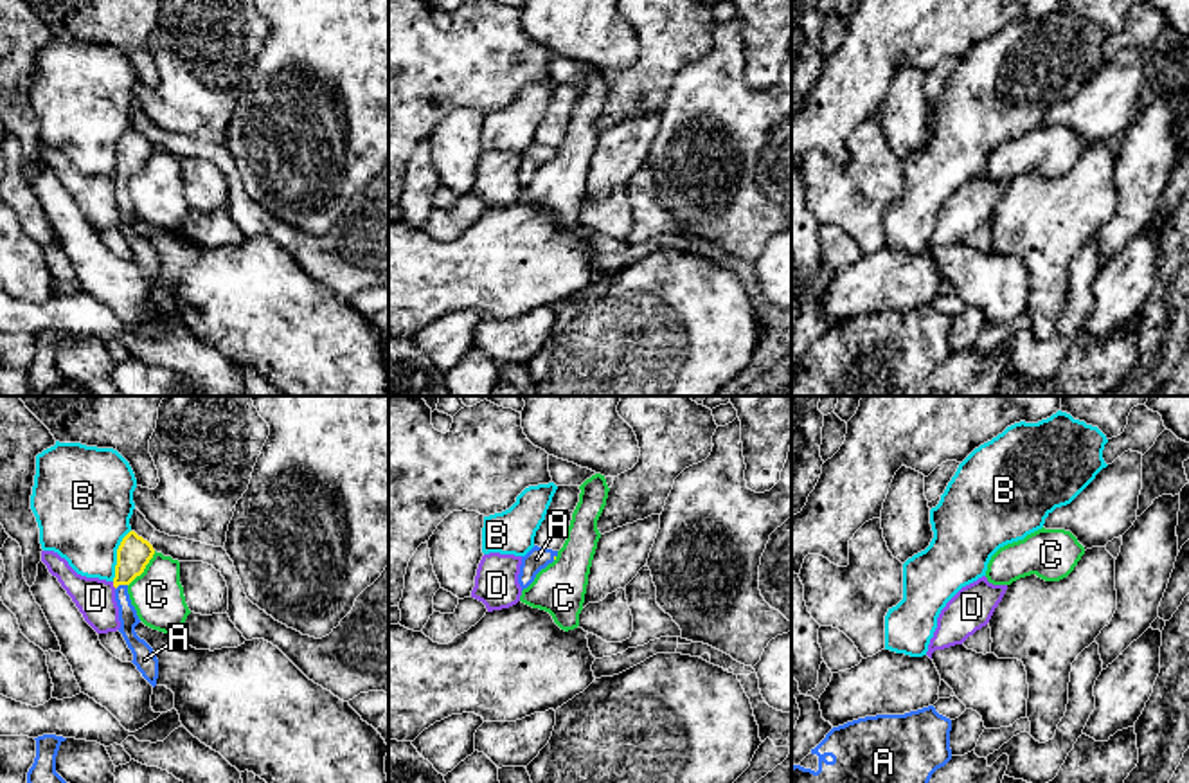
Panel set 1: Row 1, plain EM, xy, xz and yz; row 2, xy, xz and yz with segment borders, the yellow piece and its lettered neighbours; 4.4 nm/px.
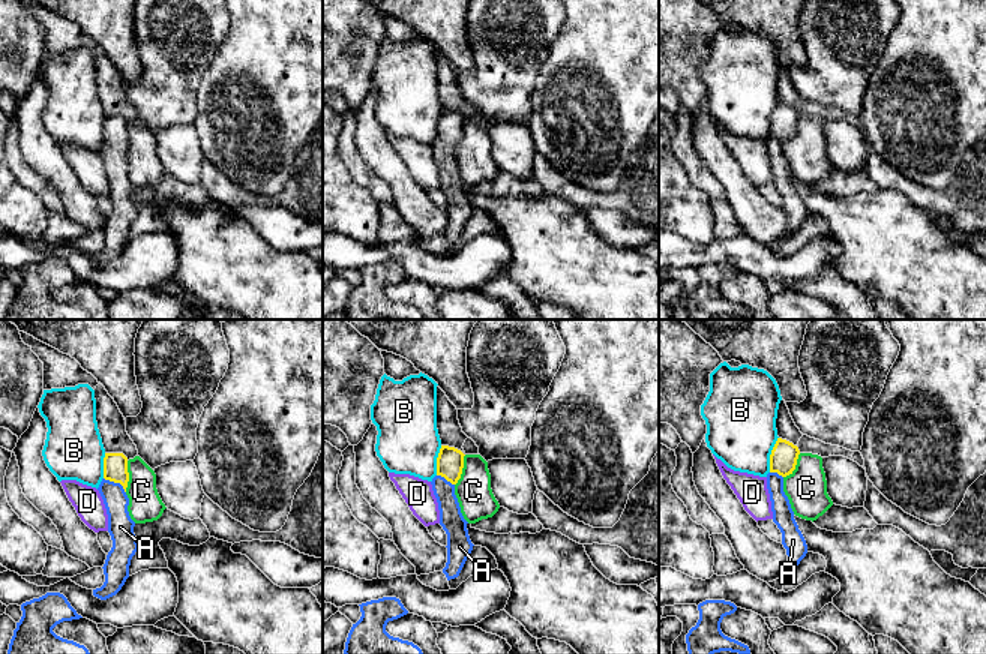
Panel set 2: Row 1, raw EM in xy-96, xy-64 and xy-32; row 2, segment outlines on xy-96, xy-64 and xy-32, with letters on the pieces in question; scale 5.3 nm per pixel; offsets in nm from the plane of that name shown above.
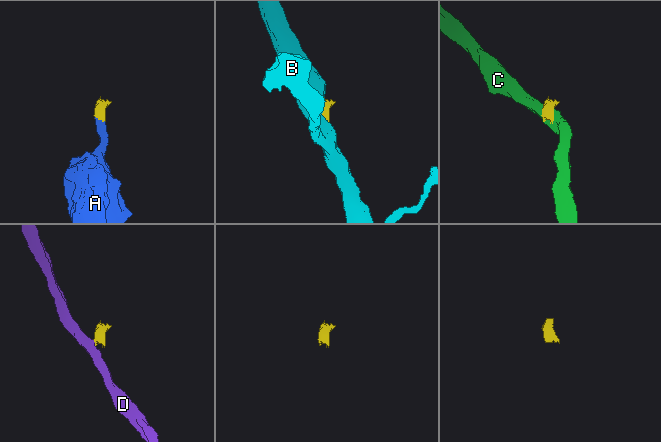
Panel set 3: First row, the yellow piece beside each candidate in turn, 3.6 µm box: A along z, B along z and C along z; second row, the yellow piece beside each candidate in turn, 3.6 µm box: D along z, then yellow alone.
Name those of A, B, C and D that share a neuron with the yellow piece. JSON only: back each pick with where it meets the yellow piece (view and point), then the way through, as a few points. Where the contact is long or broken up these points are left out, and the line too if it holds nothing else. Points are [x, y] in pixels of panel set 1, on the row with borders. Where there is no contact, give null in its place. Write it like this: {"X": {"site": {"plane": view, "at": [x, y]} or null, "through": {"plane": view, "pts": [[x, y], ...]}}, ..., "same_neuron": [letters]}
{"A": {"site": {"plane": "xy", "at": [121, 584]}, "through": {"plane": "xy", "pts": [[134, 553], [121, 584], [128, 618]]}}, "same_neuron": ["A"]}

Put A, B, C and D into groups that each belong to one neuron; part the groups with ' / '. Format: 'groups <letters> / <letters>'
groups A / B / C / D

